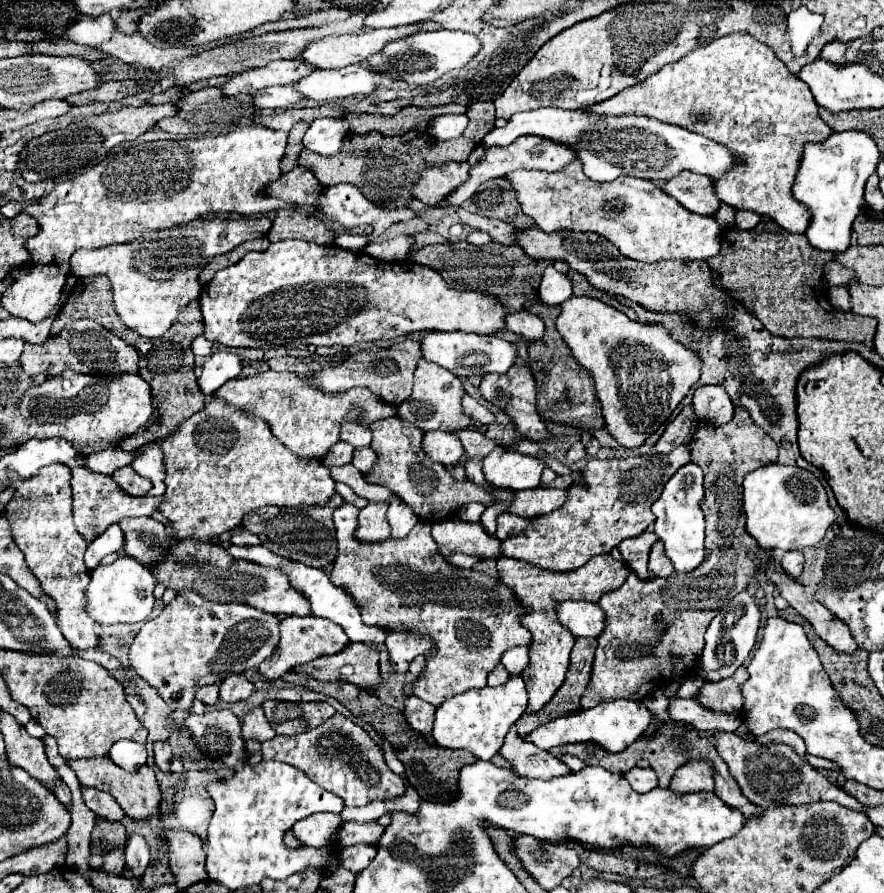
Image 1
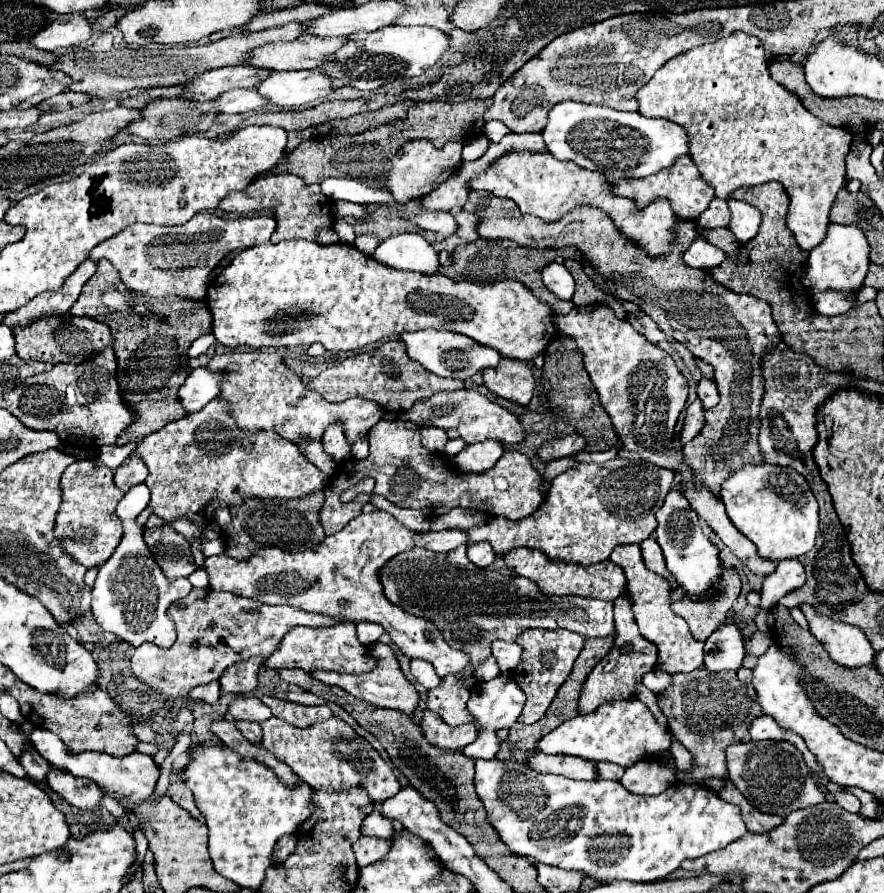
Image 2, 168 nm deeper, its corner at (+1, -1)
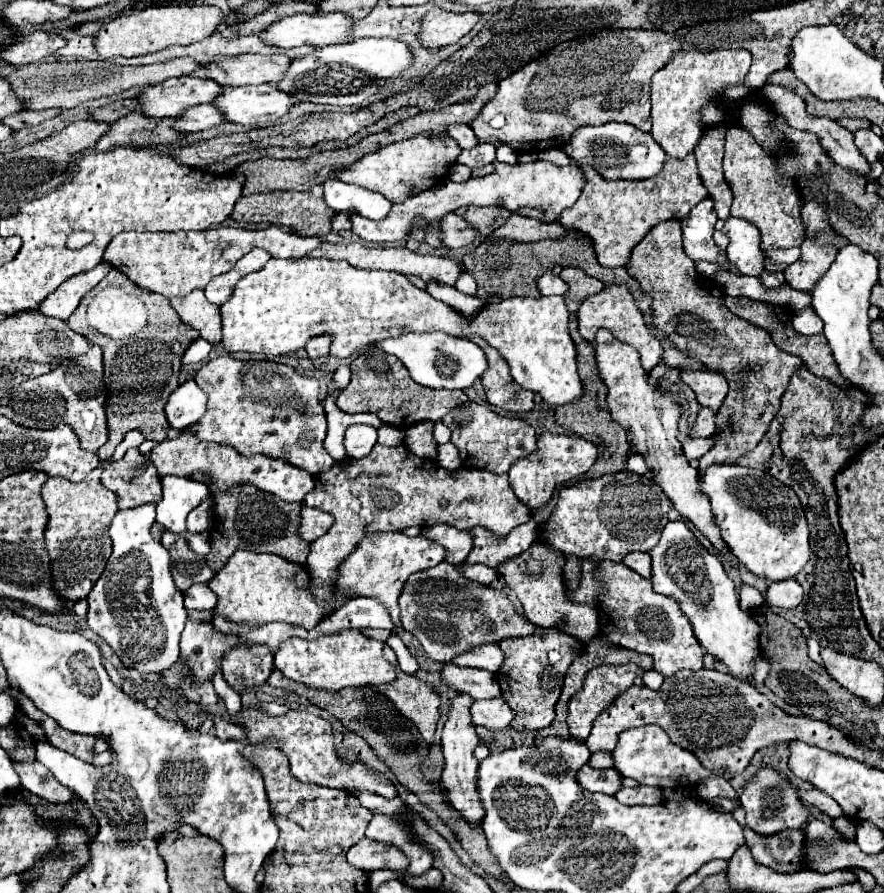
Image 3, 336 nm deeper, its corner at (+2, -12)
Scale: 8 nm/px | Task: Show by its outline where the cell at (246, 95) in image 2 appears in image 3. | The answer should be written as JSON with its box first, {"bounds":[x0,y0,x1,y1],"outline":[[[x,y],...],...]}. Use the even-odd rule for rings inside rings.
{"bounds":[176,105,226,133],"outline":[[[200,105],[200,107],[188,109],[182,117],[178,117],[176,129],[194,133],[194,131],[204,131],[208,127],[216,127],[224,121],[226,121],[226,115],[216,105]]]}

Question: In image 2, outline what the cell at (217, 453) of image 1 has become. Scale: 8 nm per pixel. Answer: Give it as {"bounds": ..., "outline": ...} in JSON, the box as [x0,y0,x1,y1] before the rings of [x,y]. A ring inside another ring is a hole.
{"bounds":[133,398,329,524],"outline":[[[215,398],[211,404],[201,408],[199,412],[187,414],[181,420],[175,420],[163,426],[159,432],[143,438],[133,452],[137,454],[149,468],[149,490],[151,490],[151,508],[157,516],[161,516],[167,524],[171,518],[191,518],[191,522],[211,524],[213,514],[219,506],[235,506],[243,498],[301,498],[315,490],[323,490],[329,476],[323,474],[317,466],[313,466],[307,458],[303,458],[301,450],[275,432],[259,432],[259,434],[243,434],[237,430],[235,422],[231,422],[231,414],[227,414],[227,406]]]}

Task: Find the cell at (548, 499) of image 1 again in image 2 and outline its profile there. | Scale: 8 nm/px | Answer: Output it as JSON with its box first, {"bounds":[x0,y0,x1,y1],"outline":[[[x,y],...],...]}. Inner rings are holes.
{"bounds":[321,420,543,534],"outline":[[[381,420],[375,424],[375,430],[369,432],[369,456],[363,460],[347,460],[343,462],[335,478],[331,478],[331,484],[323,488],[325,502],[321,506],[321,526],[325,534],[335,534],[343,530],[355,516],[361,514],[363,504],[371,500],[371,494],[359,494],[353,502],[341,504],[339,494],[347,488],[355,486],[361,478],[375,478],[375,490],[373,494],[387,498],[391,504],[399,508],[417,508],[417,510],[429,510],[427,516],[441,516],[435,510],[445,510],[447,514],[451,508],[469,508],[483,512],[487,516],[505,516],[511,520],[521,520],[537,510],[537,506],[543,502],[543,494],[539,490],[541,476],[535,468],[531,468],[531,460],[517,452],[509,450],[505,452],[497,464],[481,474],[467,474],[455,468],[453,464],[443,462],[443,456],[429,452],[419,442],[419,428],[413,422],[405,420]]]}

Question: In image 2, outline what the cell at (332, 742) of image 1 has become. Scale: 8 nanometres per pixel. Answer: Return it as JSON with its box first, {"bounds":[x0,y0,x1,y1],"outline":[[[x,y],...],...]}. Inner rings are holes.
{"bounds":[261,716,401,802],"outline":[[[271,716],[269,720],[261,722],[261,728],[263,748],[271,750],[277,758],[287,762],[295,770],[295,774],[315,790],[339,792],[363,786],[371,794],[373,802],[383,802],[401,790],[397,776],[393,774],[391,766],[379,756],[379,752],[337,716],[315,722],[307,728],[287,724],[281,718]]]}

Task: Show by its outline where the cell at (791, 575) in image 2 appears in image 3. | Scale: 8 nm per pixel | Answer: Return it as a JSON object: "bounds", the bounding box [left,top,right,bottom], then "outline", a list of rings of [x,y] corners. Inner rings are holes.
{"bounds":[766,579,804,609],"outline":[[[796,579],[776,581],[766,589],[766,605],[780,609],[794,609],[804,597],[804,589]]]}

